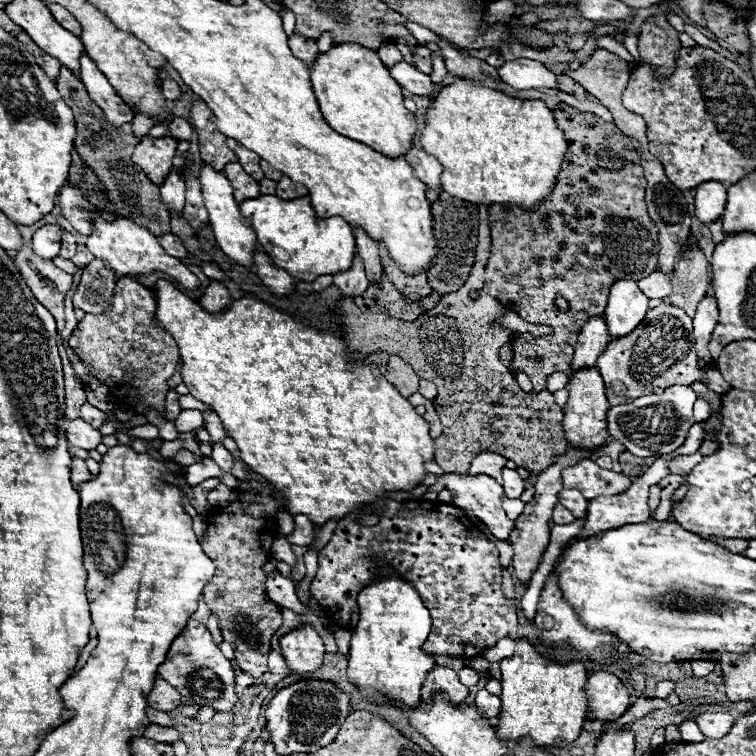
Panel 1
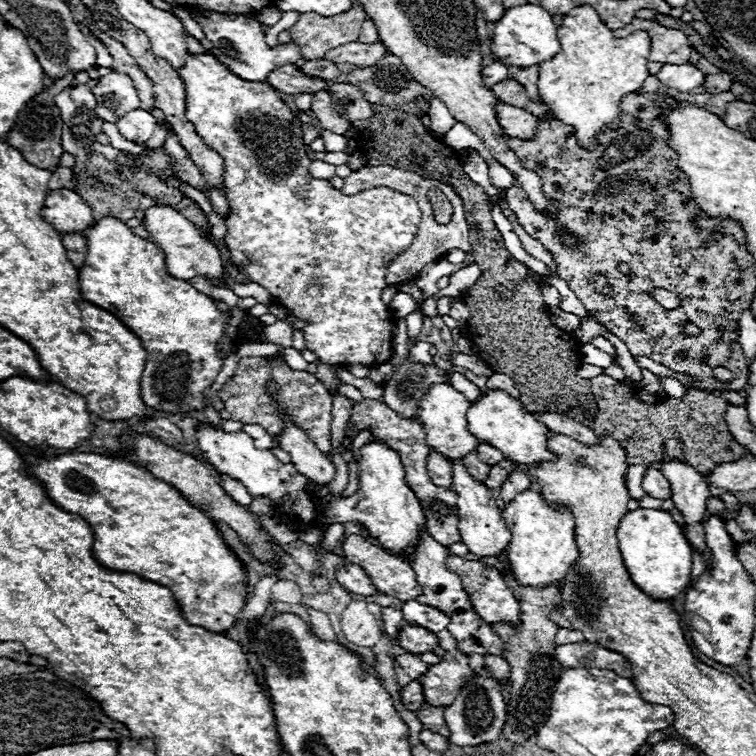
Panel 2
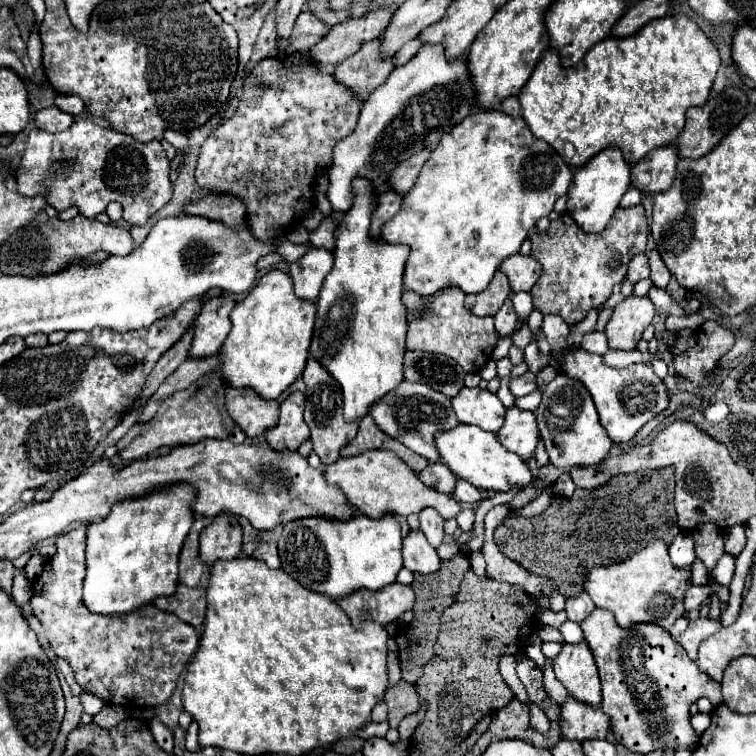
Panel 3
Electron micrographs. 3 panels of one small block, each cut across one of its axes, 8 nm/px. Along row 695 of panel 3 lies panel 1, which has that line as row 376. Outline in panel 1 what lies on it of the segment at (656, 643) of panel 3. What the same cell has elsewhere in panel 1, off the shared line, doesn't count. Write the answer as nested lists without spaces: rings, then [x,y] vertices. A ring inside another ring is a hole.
[[[660,304],[646,312],[646,318],[622,338],[612,338],[596,360],[600,370],[606,396],[610,406],[628,404],[640,396],[652,394],[656,388],[668,388],[672,384],[694,384],[704,382],[710,390],[722,394],[730,390],[730,384],[720,376],[718,370],[702,370],[698,366],[696,352],[692,348],[692,318],[682,308]]]

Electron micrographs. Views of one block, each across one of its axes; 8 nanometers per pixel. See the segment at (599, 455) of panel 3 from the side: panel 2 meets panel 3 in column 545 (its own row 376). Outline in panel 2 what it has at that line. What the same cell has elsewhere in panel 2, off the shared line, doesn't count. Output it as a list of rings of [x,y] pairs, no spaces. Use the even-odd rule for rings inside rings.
[[[406,364],[384,380],[382,398],[392,410],[400,412],[402,416],[418,416],[420,396],[426,394],[434,382],[448,382],[448,378],[442,376],[436,368]]]

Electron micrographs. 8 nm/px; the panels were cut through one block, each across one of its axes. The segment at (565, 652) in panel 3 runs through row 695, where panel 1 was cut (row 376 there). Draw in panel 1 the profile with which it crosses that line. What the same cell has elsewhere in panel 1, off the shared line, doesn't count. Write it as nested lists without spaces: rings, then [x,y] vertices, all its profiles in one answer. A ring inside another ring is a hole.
[[[586,368],[586,370],[576,370],[570,376],[570,382],[566,386],[568,390],[568,402],[564,406],[564,432],[566,432],[566,440],[570,442],[570,446],[574,448],[582,448],[582,450],[596,450],[602,448],[608,432],[606,432],[606,412],[610,408],[606,394],[604,394],[604,382],[602,376],[596,368]]]

